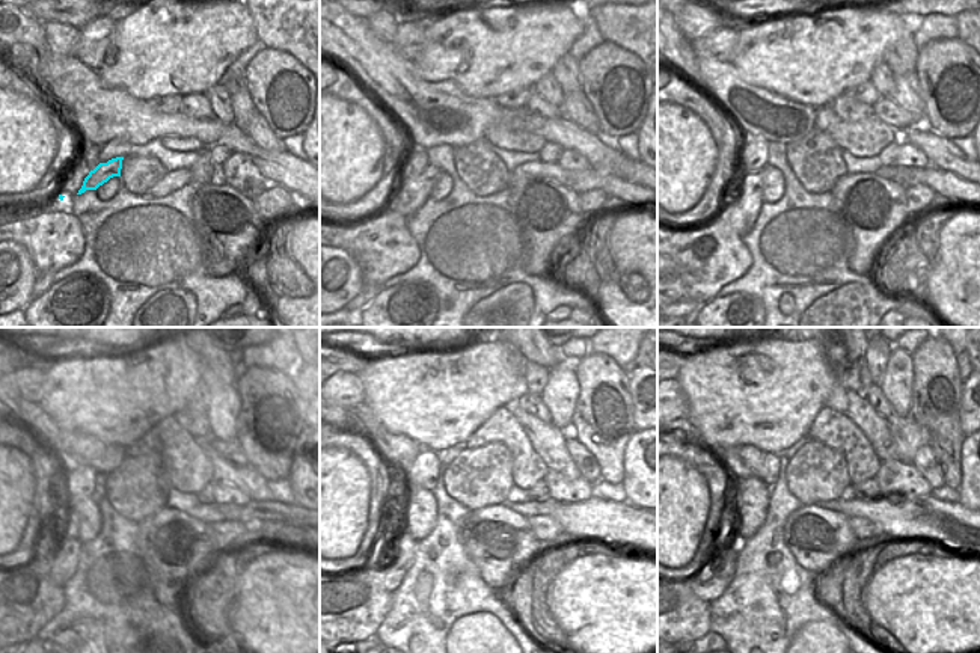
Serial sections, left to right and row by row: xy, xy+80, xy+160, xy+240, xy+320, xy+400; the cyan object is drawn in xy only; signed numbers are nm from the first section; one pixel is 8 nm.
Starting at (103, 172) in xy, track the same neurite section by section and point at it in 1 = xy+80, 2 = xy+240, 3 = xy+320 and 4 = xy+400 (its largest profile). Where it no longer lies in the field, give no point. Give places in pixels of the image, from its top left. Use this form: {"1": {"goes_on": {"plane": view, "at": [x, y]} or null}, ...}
{"1": {"goes_on": {"plane": "xy+80", "at": [410, 195]}}, "2": {"goes_on": {"plane": "xy+240", "at": [58, 558]}}, "3": {"goes_on": {"plane": "xy+320", "at": [394, 557]}}, "4": {"goes_on": {"plane": "xy+400", "at": [709, 582]}}}

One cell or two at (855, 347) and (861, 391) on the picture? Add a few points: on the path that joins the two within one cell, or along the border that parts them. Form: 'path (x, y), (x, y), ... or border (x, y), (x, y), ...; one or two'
path (855, 358), (855, 376), (858, 380); one

